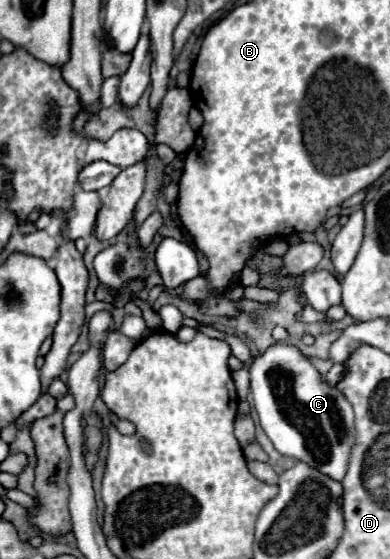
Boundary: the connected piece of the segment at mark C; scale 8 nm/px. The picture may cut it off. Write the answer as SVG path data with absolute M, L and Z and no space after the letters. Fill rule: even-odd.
M274 343L256 355L250 365L250 391L258 421L280 455L302 461L334 481L346 477L356 443L354 409L344 393L330 385L296 345Z

